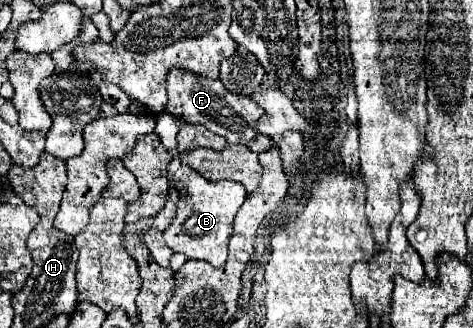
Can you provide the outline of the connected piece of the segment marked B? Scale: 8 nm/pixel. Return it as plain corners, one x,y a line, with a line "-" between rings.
179,153
173,155
167,169
169,183
179,191
179,203
173,223
163,231
165,243
189,259
209,261
213,267
223,267
227,261
227,241
233,233
233,217
243,205
247,191
237,181
207,181
189,165
183,165

